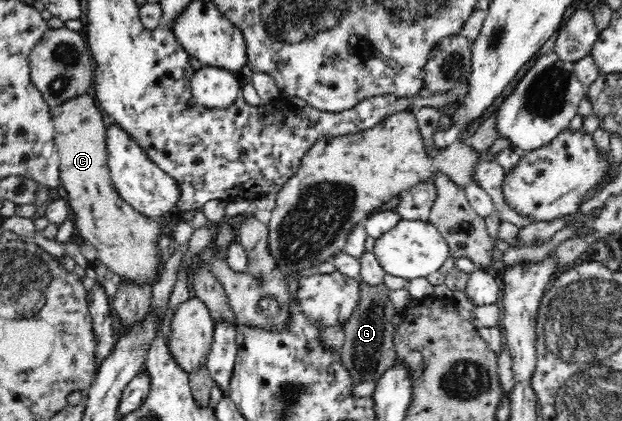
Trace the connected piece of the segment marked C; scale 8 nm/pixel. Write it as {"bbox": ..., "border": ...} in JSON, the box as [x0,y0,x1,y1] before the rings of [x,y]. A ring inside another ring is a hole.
{"bbox":[53,95,165,284],"border":[[[80,95],[54,107],[53,125],[57,152],[60,157],[60,193],[71,207],[74,226],[85,242],[96,247],[97,258],[115,279],[154,284],[163,264],[165,252],[156,248],[161,231],[158,220],[135,211],[112,185],[107,165],[104,116],[94,98]]]}

